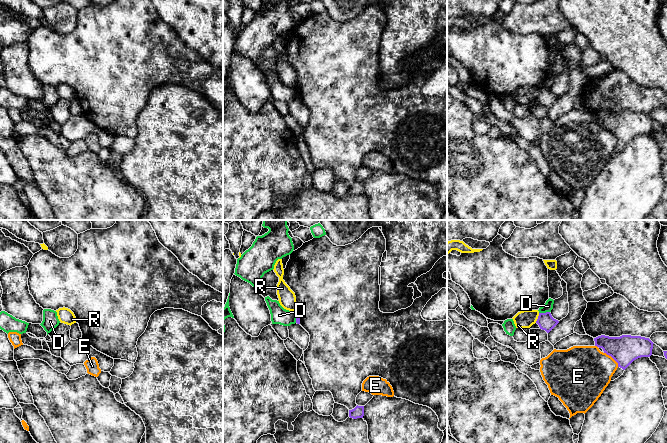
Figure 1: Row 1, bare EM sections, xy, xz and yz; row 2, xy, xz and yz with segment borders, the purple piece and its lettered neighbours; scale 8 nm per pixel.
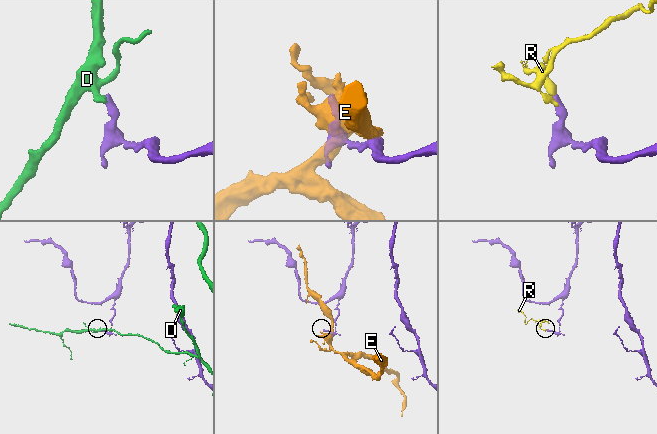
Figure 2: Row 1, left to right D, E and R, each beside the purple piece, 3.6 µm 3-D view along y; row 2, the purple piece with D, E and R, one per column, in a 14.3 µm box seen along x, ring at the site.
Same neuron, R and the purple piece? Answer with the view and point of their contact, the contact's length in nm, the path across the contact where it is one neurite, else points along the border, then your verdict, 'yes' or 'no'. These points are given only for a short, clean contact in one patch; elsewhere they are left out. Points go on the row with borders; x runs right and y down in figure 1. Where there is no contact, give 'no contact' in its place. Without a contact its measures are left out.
meets purple in yz at (538, 318); contact 90 nm long; border along yz (539, 313), (535, 322); no

